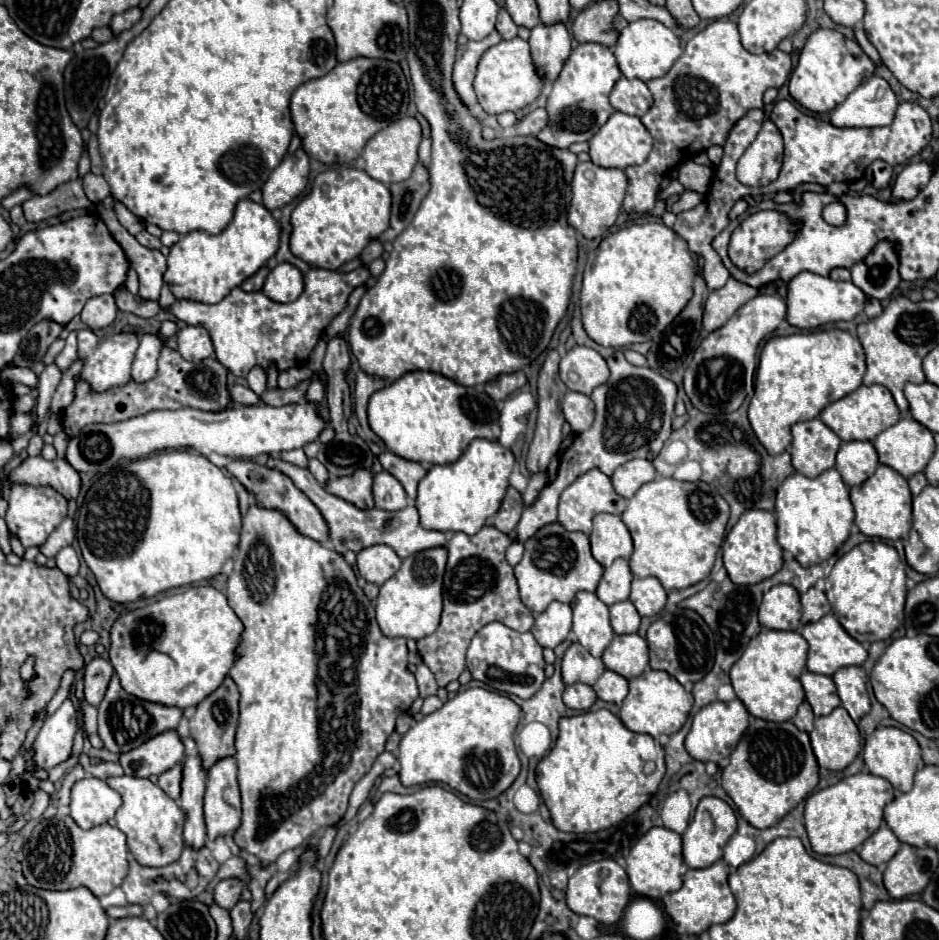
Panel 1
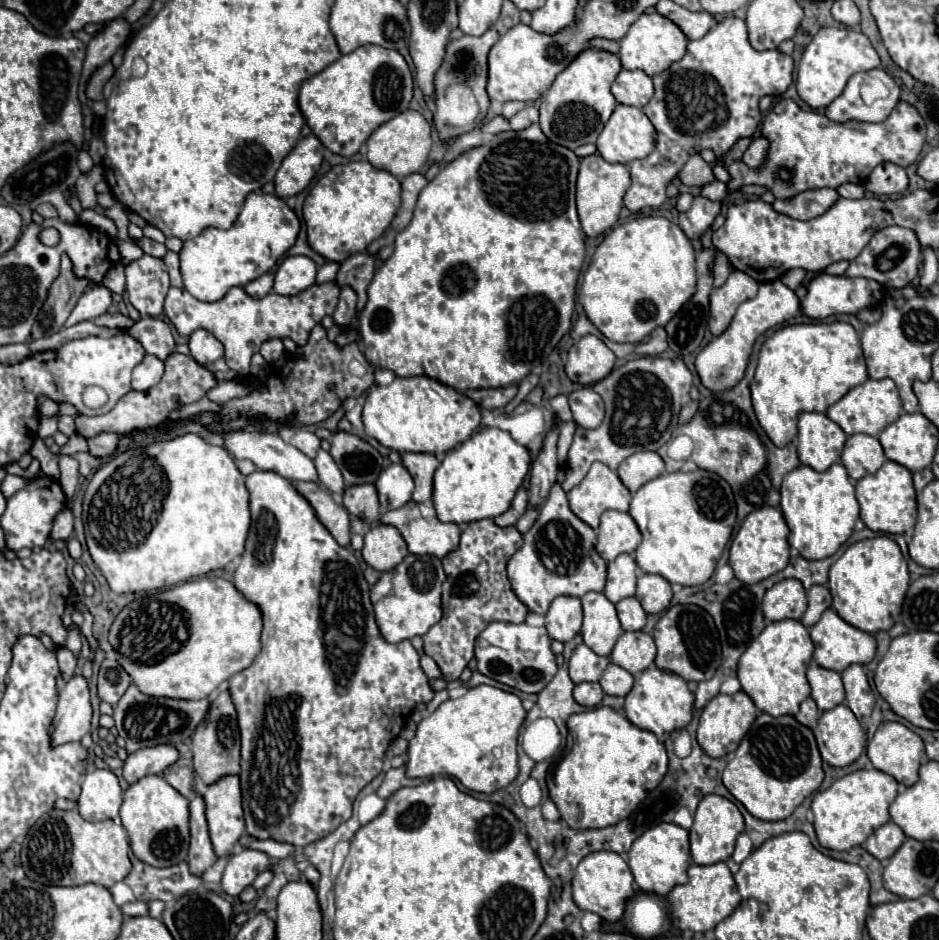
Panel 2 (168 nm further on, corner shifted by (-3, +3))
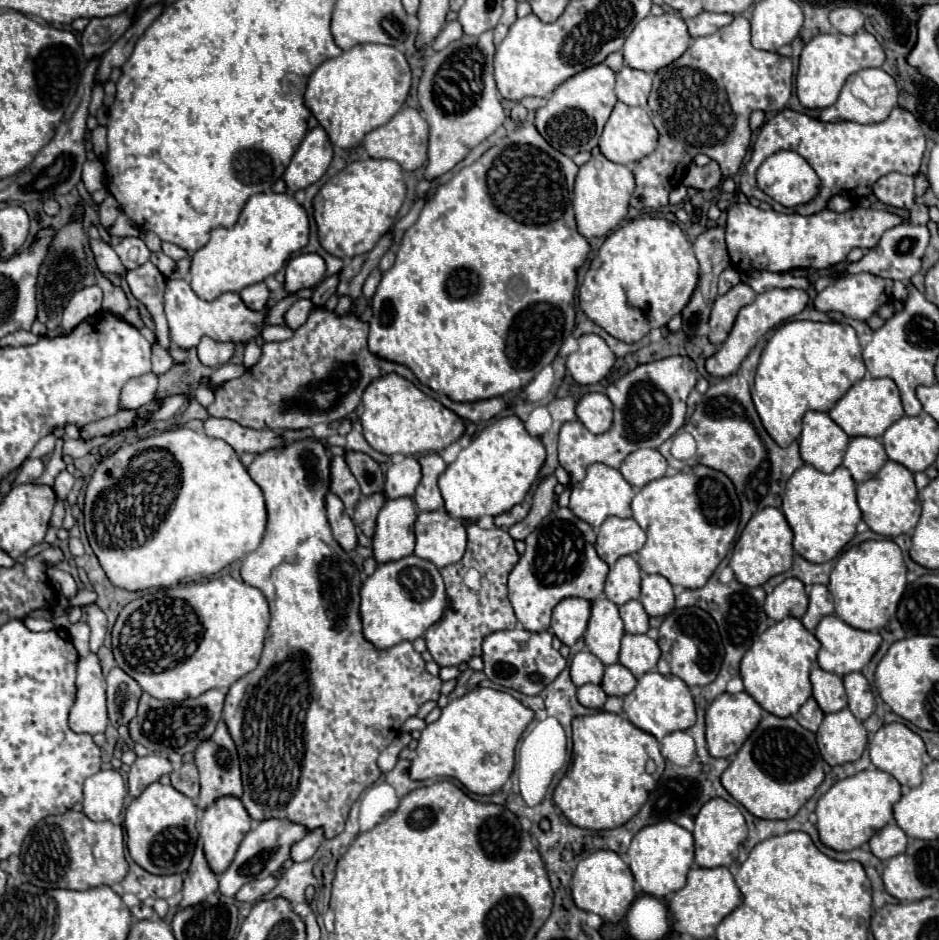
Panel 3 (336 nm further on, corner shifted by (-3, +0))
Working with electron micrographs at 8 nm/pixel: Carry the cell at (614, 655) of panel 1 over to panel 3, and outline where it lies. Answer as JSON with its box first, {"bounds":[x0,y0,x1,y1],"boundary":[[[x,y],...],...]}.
{"bounds":[619,635,661,677],"boundary":[[[625,635],[621,641],[619,663],[625,665],[635,677],[641,677],[655,669],[661,651],[653,639],[647,635]]]}

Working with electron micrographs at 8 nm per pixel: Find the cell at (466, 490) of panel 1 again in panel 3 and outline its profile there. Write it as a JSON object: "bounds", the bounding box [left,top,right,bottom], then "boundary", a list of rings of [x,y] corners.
{"bounds":[439,417,545,521],"boundary":[[[501,417],[477,433],[469,447],[461,449],[459,457],[447,465],[439,477],[439,489],[445,501],[445,511],[451,517],[477,521],[481,515],[497,517],[525,499],[537,473],[545,461],[541,439],[531,437],[519,417]]]}

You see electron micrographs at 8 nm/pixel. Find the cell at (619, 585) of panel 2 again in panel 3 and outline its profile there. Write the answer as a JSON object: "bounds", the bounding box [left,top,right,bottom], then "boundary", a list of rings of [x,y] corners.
{"bounds":[605,555,641,605],"boundary":[[[631,555],[621,557],[609,569],[605,581],[605,597],[615,605],[623,605],[639,597],[639,583],[641,583],[641,569],[637,561]]]}

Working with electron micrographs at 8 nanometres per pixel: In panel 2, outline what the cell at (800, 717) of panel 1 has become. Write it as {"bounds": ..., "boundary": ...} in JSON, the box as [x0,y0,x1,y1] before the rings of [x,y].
{"bounds":[795,698,821,728],"boundary":[[[807,698],[807,700],[801,702],[801,710],[799,710],[799,714],[797,714],[795,718],[797,718],[803,726],[807,726],[807,728],[815,728],[819,716],[821,716],[821,712],[819,712],[815,700],[813,700],[813,698]]]}

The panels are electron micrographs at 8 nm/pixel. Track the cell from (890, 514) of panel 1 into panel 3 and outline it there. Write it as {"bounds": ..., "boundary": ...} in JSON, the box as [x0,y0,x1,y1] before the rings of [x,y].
{"bounds":[857,461,921,537],"boundary":[[[887,461],[883,469],[869,481],[857,483],[857,503],[869,529],[883,537],[897,537],[909,533],[911,529],[915,529],[921,517],[921,503],[917,499],[913,473],[895,461]]]}

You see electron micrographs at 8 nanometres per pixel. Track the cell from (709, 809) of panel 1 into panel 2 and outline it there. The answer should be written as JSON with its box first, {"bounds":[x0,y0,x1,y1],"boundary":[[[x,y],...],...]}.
{"bounds":[689,794,745,865],"boundary":[[[709,794],[705,796],[695,812],[695,822],[689,830],[689,838],[691,838],[691,858],[693,862],[699,865],[717,864],[717,862],[725,862],[727,858],[731,858],[733,848],[735,848],[735,840],[737,836],[745,830],[745,822],[743,816],[739,812],[739,808],[729,802],[723,796],[717,794]]]}

